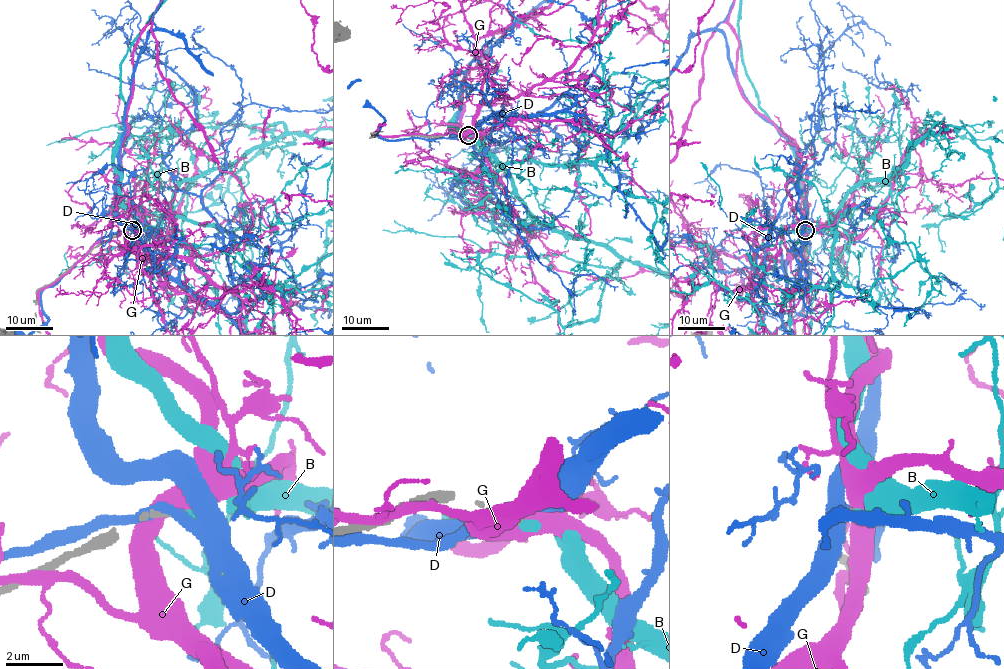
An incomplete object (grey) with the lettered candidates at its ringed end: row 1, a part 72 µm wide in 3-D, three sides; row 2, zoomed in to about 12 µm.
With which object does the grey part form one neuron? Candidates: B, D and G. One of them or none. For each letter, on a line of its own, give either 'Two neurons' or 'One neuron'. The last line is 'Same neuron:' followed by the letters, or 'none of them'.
B: One neuron
D: Two neurons
G: Two neurons
Same neuron: B

